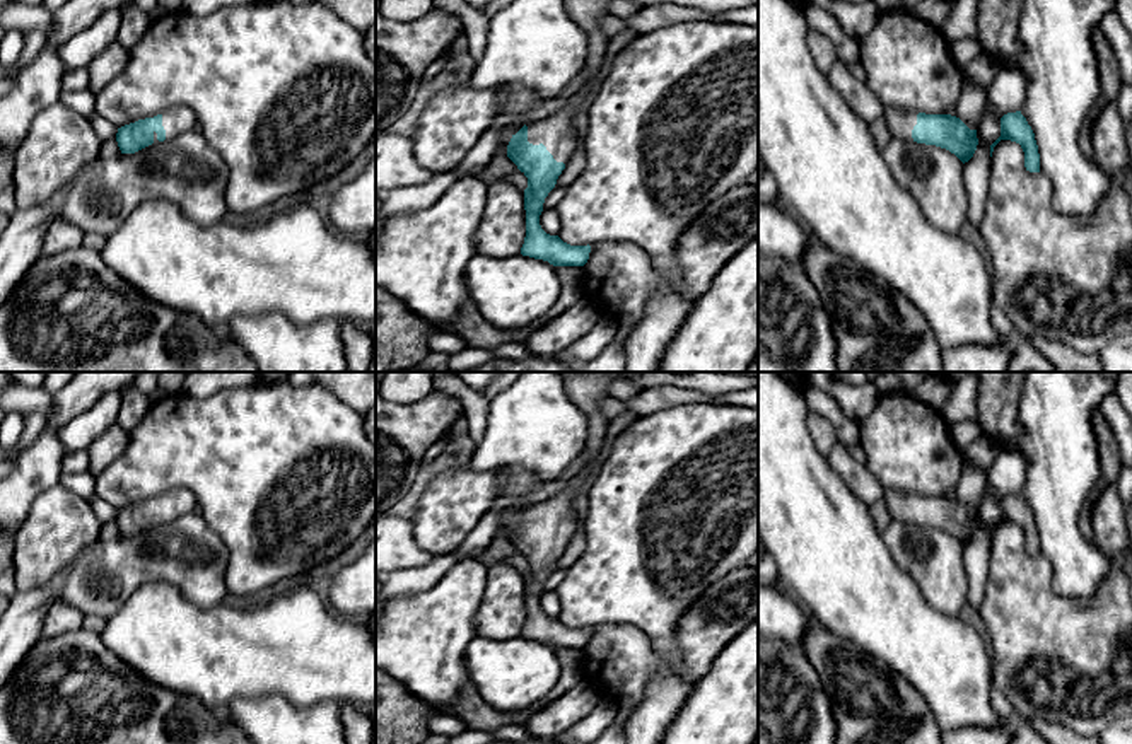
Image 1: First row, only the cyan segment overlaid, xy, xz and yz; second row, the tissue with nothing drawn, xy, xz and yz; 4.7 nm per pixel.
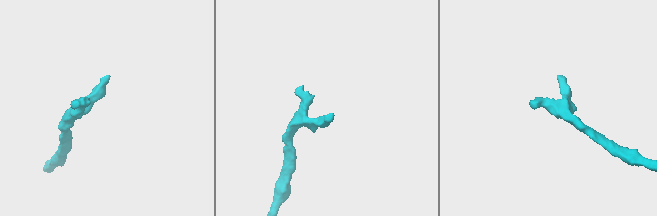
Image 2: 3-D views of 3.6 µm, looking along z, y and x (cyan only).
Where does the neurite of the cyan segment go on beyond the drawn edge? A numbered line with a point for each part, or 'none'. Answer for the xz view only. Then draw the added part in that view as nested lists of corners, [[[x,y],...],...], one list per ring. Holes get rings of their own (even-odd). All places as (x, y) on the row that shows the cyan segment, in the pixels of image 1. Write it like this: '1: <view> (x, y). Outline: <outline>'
1: xz (559, 133). Outline: [[[563,0],[570,17],[589,36],[589,53],[582,72],[584,84],[570,102],[546,119],[529,123],[528,142],[533,145],[543,143],[557,162],[567,164],[581,145],[581,133],[574,121],[582,109],[587,96],[601,82],[601,73],[606,63],[610,38],[603,32],[599,19],[608,14],[611,0]]]

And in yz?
1: yz (900, 123). Outline: [[[888,108],[883,113],[883,119],[886,121],[893,138],[913,142],[912,130],[917,125],[917,114],[919,113],[913,111]]]

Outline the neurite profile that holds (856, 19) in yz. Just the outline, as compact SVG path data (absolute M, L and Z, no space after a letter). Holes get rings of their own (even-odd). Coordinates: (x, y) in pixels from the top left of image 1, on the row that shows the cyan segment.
M808 0L809 5L828 10L843 32L854 39L862 39L883 14L872 0L852 3L849 0Z

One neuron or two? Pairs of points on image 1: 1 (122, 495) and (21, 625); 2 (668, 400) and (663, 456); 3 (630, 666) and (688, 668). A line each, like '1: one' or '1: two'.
1: two
2: two
3: one

